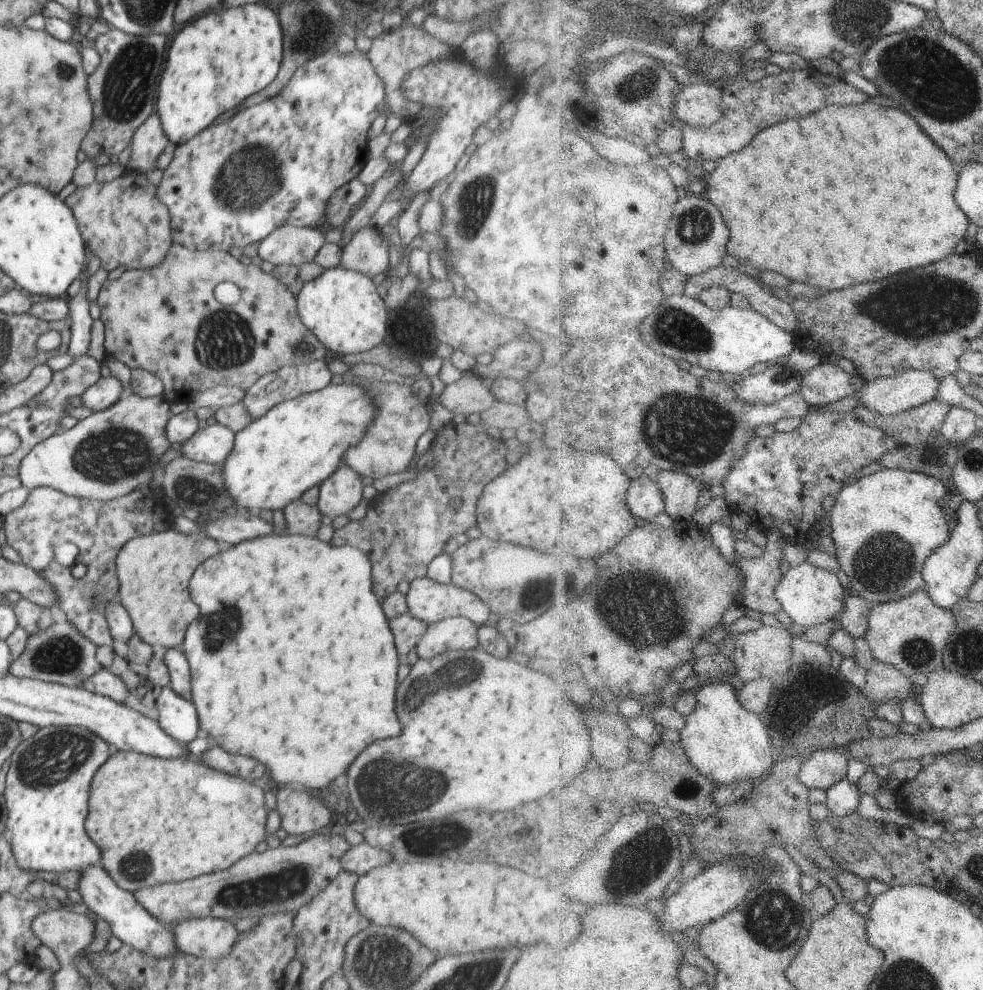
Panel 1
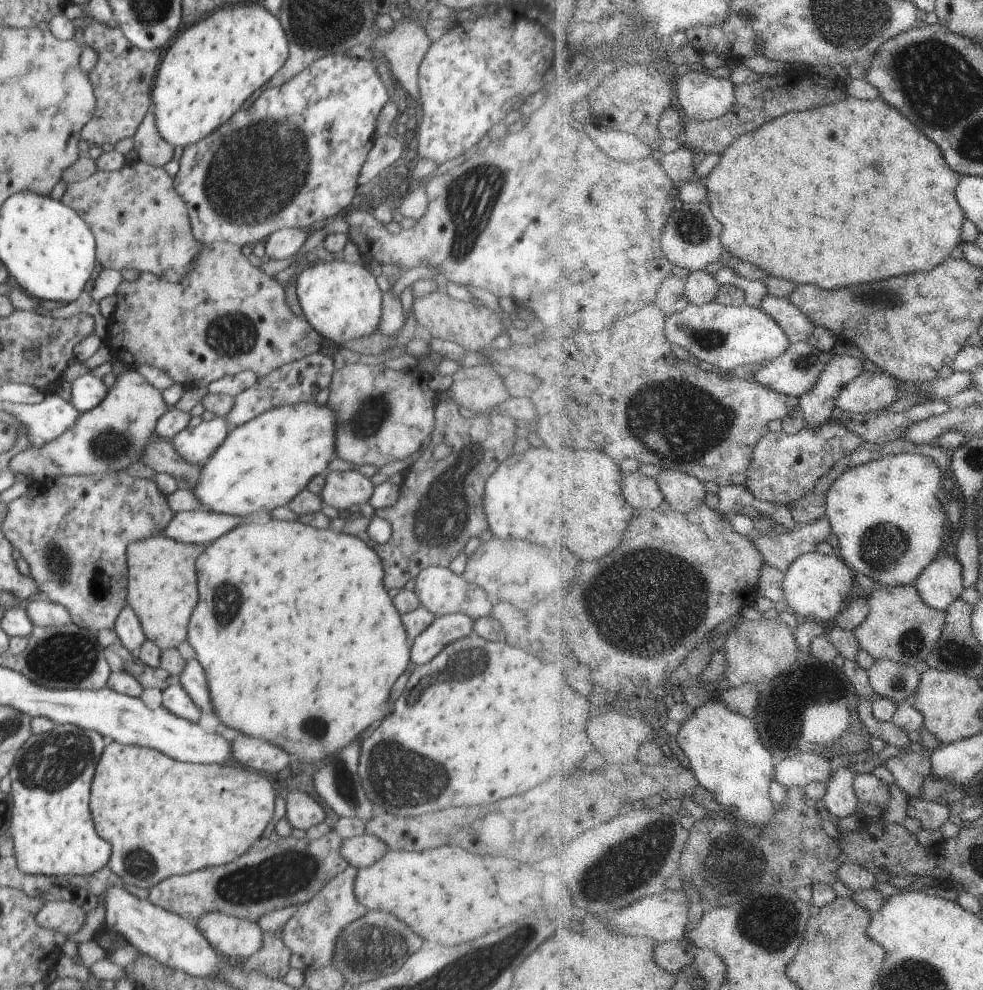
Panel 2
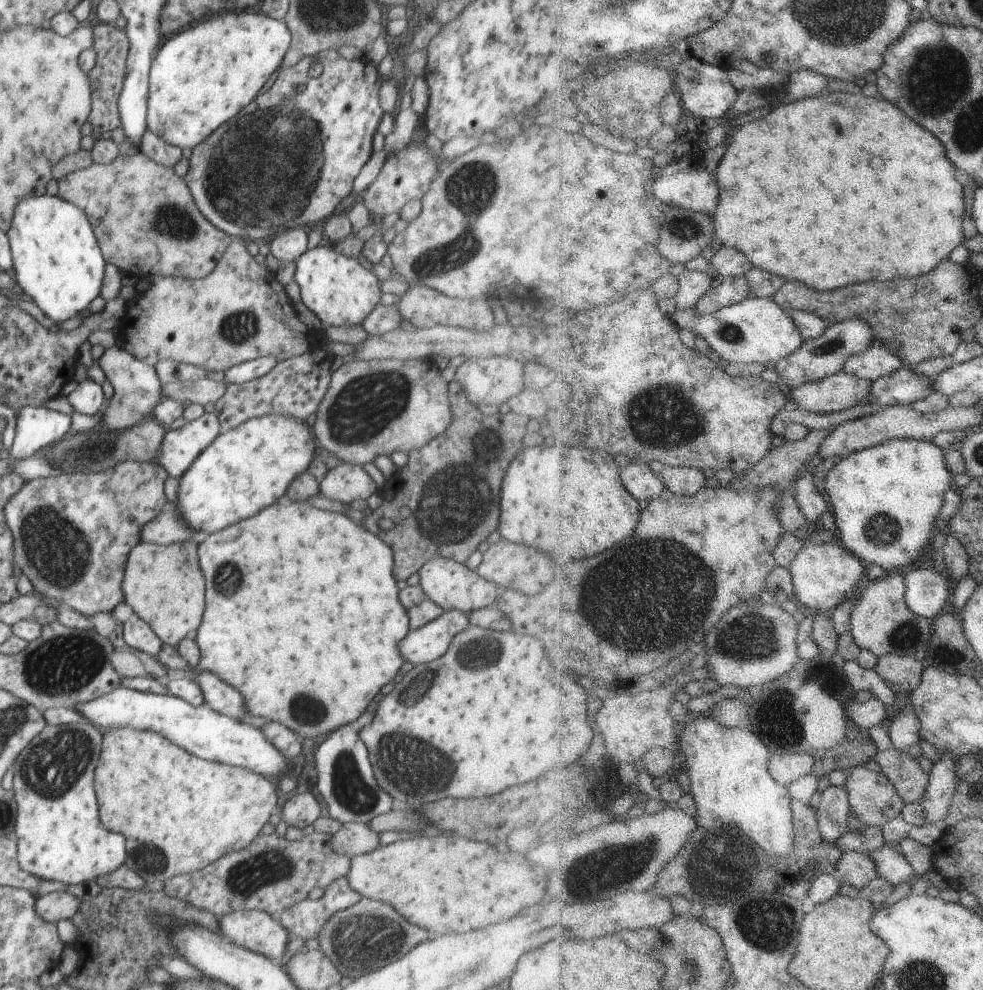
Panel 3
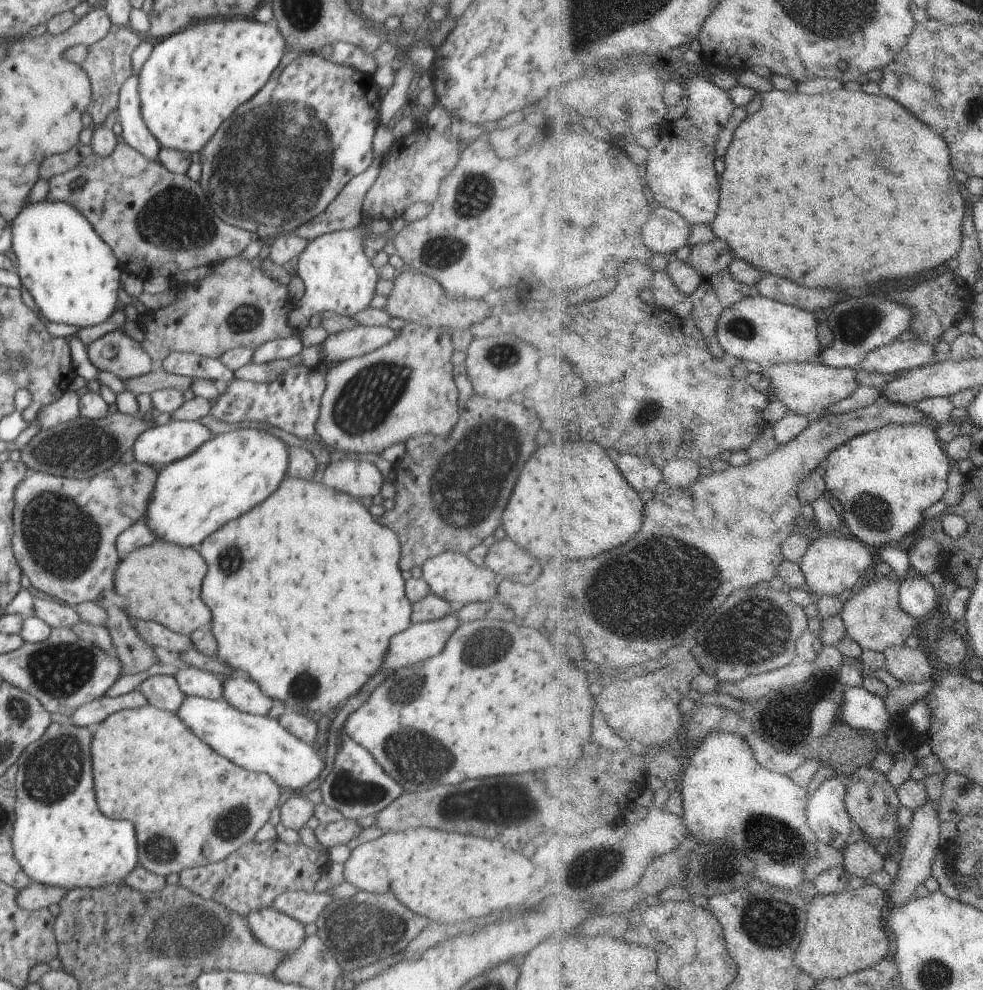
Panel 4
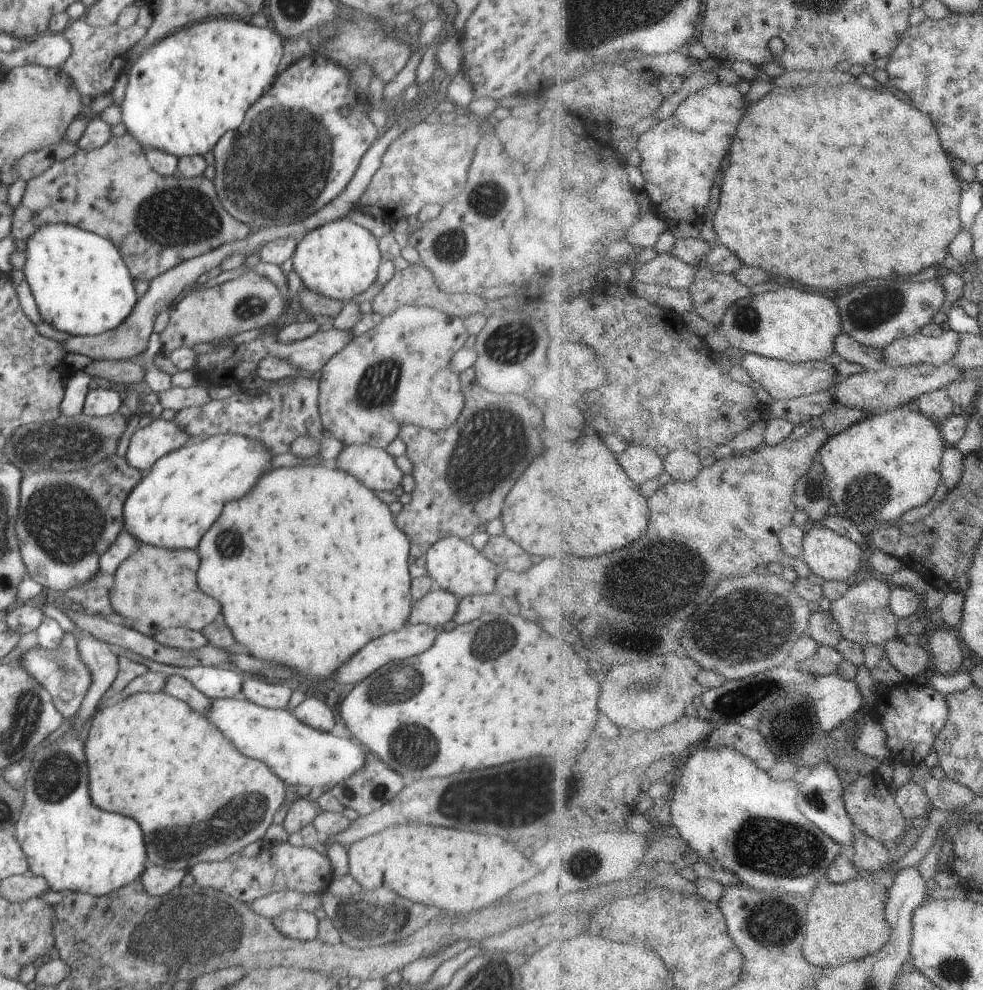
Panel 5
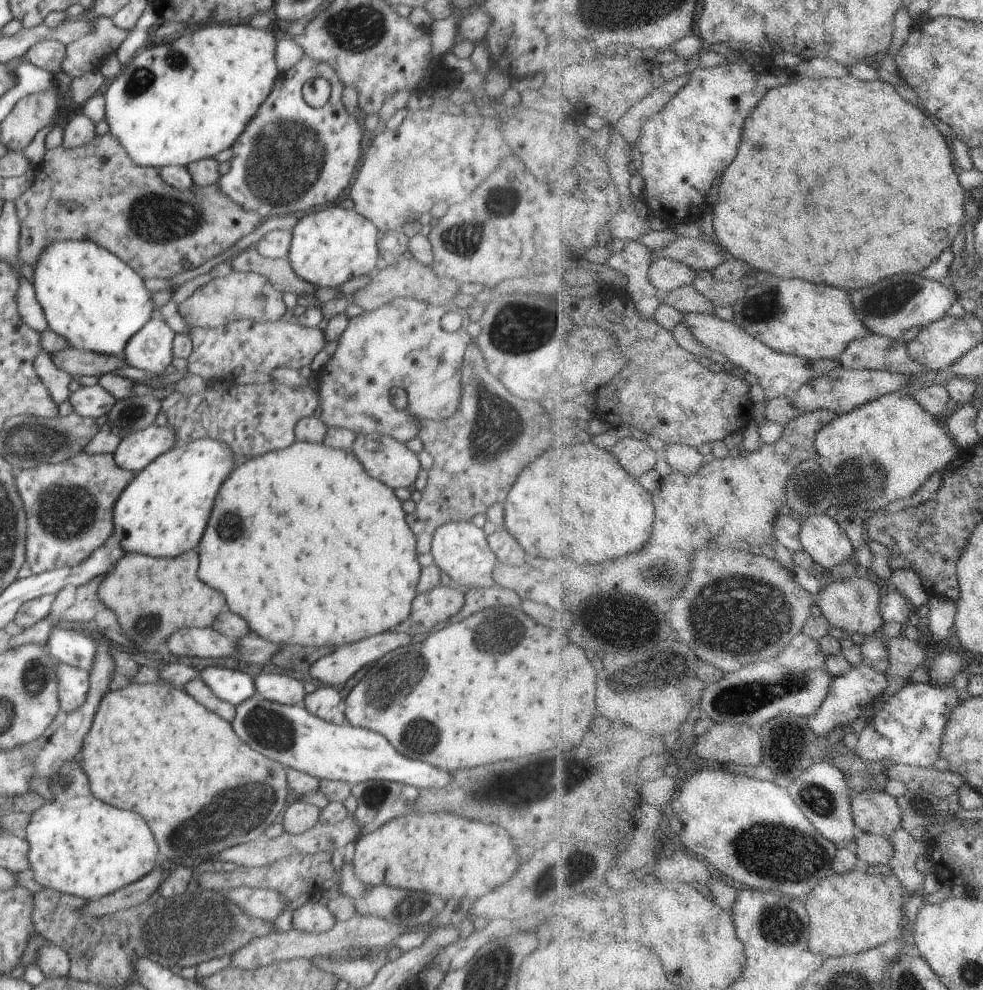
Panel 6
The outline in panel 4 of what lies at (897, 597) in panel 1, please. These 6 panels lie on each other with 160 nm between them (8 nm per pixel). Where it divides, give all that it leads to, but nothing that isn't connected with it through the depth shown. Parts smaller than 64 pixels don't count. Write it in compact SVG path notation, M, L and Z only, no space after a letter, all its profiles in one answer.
M892 425L855 438L831 455L827 470L828 495L837 503L841 516L864 544L880 550L898 547L910 534L916 535L926 524L925 516L936 503L945 499L954 466L935 425Z

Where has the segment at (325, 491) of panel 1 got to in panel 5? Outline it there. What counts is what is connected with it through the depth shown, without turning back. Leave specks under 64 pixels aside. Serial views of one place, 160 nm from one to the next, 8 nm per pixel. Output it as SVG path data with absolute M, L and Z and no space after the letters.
M346 445L333 464L371 491L392 493L400 486L403 476L395 459L385 449L372 445Z

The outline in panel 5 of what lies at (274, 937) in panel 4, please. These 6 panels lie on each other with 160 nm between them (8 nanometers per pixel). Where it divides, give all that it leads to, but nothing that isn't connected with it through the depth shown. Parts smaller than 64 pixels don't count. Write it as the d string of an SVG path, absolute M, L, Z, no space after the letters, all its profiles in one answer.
M301 910L286 911L270 920L284 936L299 941L314 941L321 914Z

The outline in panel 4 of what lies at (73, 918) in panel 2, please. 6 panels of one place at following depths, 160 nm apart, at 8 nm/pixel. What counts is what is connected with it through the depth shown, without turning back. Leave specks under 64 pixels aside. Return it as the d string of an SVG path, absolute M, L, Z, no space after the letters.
M30 884L20 889L17 894L17 903L24 911L46 909L50 904L61 904L69 890L60 887L49 887L40 884Z

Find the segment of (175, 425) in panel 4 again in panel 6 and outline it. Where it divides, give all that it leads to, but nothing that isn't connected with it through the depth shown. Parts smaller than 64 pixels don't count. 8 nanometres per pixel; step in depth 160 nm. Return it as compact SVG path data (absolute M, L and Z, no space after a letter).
M150 425L122 436L114 460L130 473L139 473L155 458L179 444L176 431L170 426Z

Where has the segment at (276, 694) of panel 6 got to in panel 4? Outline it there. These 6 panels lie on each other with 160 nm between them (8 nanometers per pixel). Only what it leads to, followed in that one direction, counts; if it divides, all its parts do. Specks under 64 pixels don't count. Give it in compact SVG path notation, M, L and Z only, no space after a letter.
M234 674L225 677L222 683L222 697L230 706L251 715L266 715L275 702L259 689L248 676Z

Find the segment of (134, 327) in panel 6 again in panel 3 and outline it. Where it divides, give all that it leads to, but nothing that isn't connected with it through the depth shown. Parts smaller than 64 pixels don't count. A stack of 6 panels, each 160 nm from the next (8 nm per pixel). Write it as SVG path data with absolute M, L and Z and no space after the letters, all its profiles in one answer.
M44 194L21 198L16 203L11 218L11 225L6 233L9 238L13 274L18 284L18 290L33 298L34 304L52 320L60 322L76 316L86 310L88 304L100 296L104 266L106 260L95 237L91 222L87 215L74 204L65 201L57 195Z

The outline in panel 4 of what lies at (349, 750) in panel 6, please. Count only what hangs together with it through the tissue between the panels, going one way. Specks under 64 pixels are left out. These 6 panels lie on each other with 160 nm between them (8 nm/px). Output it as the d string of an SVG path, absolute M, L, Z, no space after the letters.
M186 695L175 715L216 754L249 771L266 773L281 788L299 792L310 784L325 767L322 758L309 743L302 742L279 724L278 720L243 713L224 699Z

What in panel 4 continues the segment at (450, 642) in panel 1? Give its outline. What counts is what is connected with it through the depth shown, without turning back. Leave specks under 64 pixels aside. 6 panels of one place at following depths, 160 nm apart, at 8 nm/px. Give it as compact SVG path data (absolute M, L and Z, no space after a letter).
M455 611L435 621L411 624L392 637L390 658L385 656L381 669L387 668L395 672L399 668L435 657L461 625Z

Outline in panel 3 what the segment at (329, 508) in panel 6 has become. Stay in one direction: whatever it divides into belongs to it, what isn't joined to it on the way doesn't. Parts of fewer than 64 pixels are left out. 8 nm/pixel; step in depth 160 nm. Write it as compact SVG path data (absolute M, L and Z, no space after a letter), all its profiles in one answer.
M283 497L250 518L202 537L197 553L201 571L203 574L206 572L206 610L195 636L201 654L197 670L210 671L239 691L247 703L250 716L280 723L302 738L318 738L354 722L364 714L371 702L391 686L394 676L406 662L398 650L401 641L410 633L409 614L400 602L397 579L393 577L393 550L378 535L368 532L361 524L354 524L346 515L314 508L307 501L300 504Z

